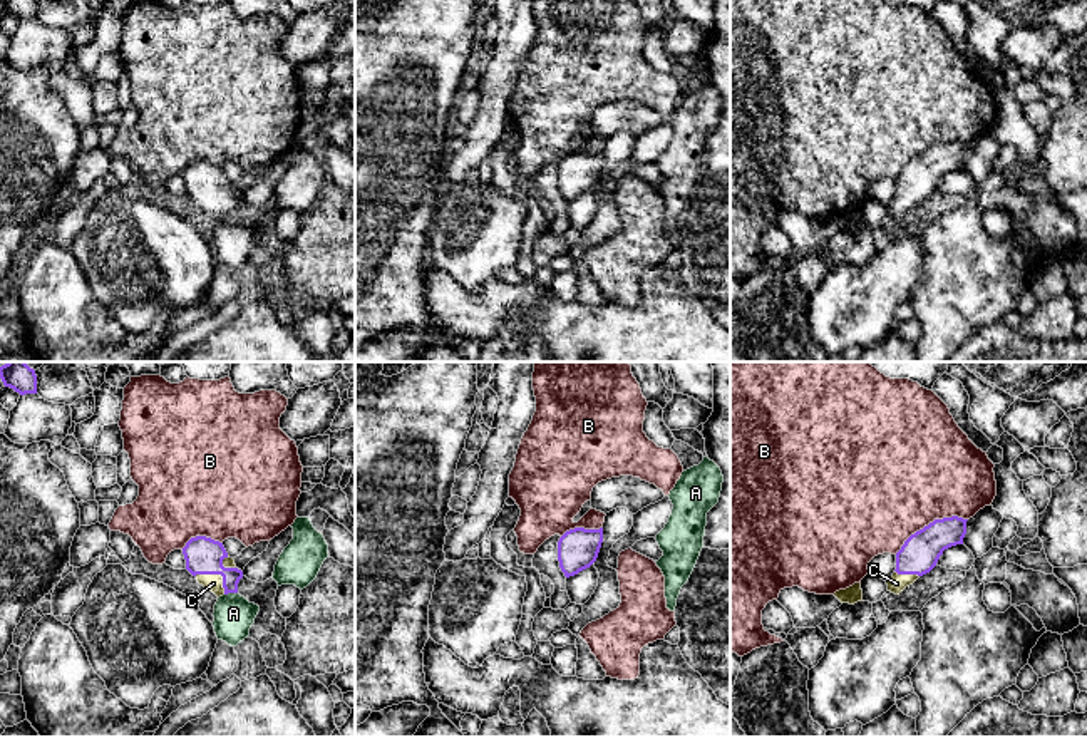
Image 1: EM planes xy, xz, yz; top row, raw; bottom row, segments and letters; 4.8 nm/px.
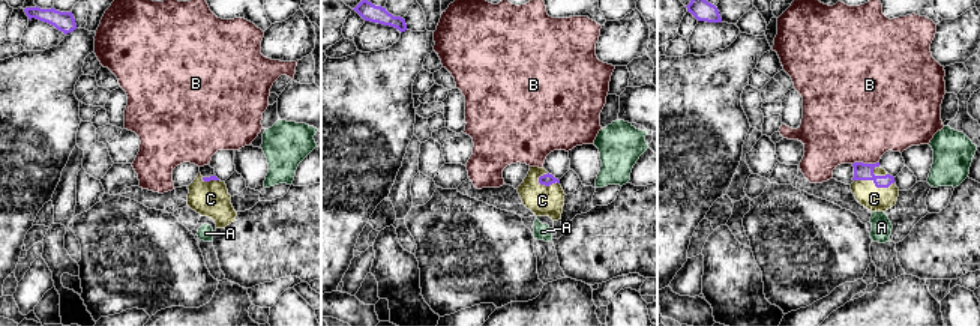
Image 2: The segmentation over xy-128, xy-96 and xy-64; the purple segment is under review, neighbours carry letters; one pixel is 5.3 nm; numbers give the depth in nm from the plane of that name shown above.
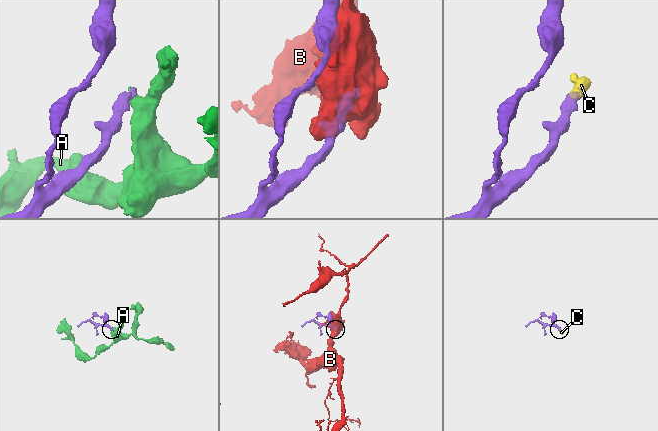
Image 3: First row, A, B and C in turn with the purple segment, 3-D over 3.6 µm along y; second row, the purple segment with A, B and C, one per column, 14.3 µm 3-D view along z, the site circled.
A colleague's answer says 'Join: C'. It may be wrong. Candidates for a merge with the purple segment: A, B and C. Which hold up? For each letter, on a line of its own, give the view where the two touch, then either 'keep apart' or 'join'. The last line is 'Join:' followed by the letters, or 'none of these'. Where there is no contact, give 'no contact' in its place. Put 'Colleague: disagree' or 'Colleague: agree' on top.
Colleague: agree
A: contact in xy; keep apart
B: contact in yz; keep apart
C: contact in xy; join
Join: C

